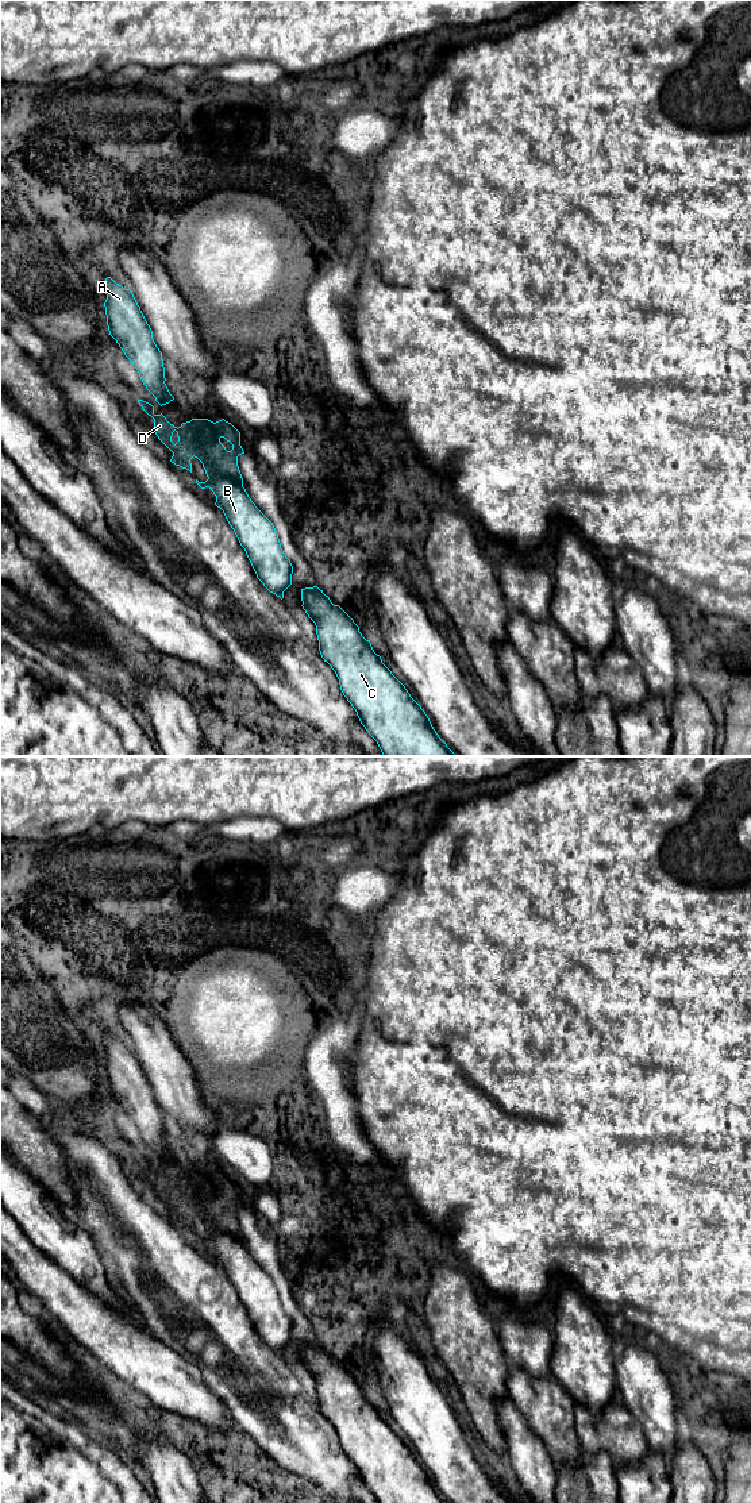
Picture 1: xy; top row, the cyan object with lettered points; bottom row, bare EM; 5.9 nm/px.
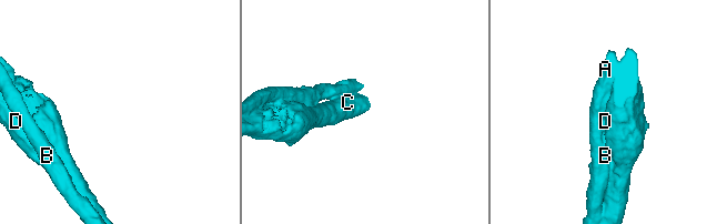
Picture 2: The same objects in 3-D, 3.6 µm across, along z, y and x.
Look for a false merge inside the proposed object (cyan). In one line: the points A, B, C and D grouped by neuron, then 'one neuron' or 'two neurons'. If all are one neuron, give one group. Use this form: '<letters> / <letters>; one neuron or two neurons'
A B C D; one neuron

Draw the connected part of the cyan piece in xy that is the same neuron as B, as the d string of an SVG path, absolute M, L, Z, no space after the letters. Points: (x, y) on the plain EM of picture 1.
M138 1156L142 1165L154 1175L154 1188L158 1195L173 1209L172 1219L192 1229L190 1215L197 1214L205 1226L208 1236L196 1240L209 1244L216 1252L215 1261L220 1264L234 1286L240 1302L263 1342L281 1356L284 1348L292 1341L293 1322L281 1304L278 1290L273 1279L255 1263L243 1244L243 1234L238 1222L238 1213L244 1210L240 1202L240 1188L224 1175L213 1179L208 1175L192 1175L178 1184L170 1180L166 1174L154 1169L154 1163Z

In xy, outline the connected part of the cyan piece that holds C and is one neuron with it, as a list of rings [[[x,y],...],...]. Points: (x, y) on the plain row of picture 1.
[[[317,1342],[301,1345],[301,1357],[303,1365],[316,1381],[321,1414],[335,1427],[343,1452],[378,1503],[447,1503],[425,1468],[382,1419],[354,1376]]]

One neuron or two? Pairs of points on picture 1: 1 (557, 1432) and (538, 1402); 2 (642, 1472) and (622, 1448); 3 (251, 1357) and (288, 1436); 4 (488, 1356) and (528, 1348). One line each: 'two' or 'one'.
1: one
2: two
3: one
4: two

